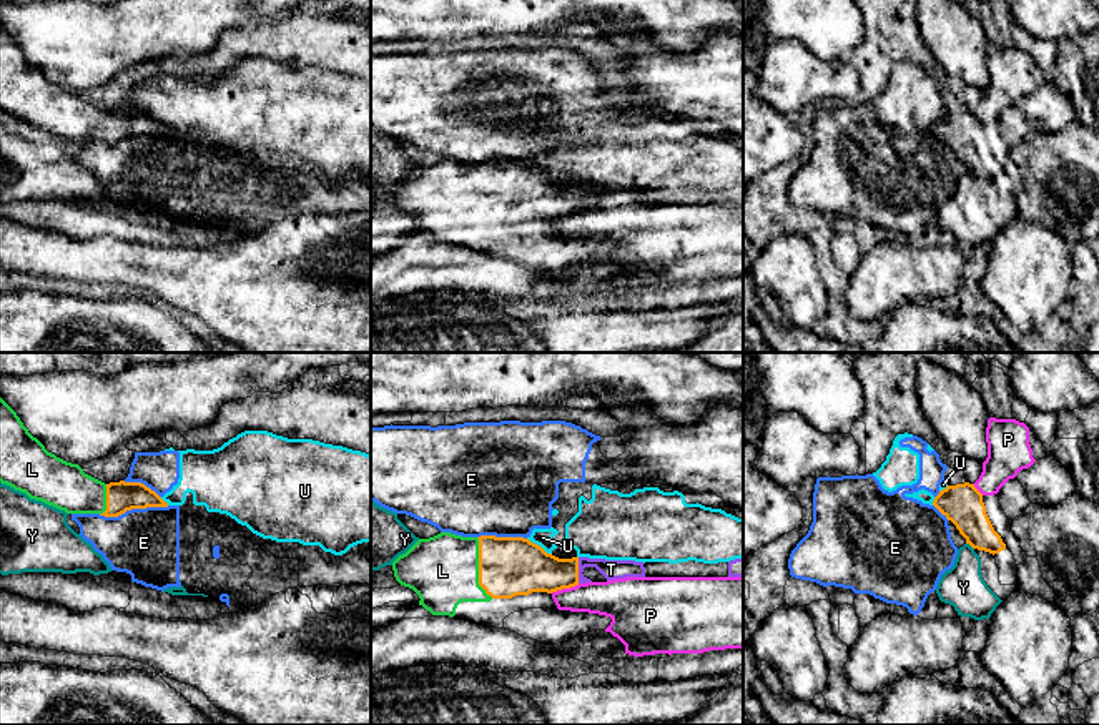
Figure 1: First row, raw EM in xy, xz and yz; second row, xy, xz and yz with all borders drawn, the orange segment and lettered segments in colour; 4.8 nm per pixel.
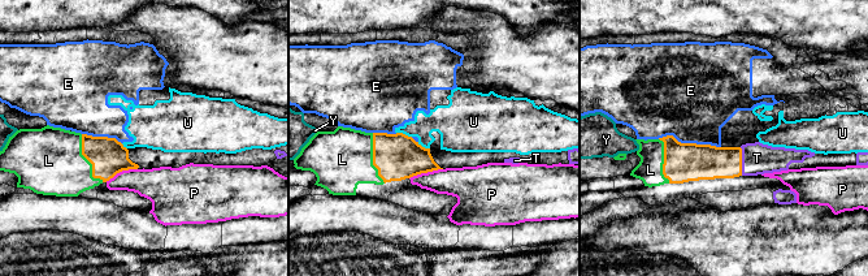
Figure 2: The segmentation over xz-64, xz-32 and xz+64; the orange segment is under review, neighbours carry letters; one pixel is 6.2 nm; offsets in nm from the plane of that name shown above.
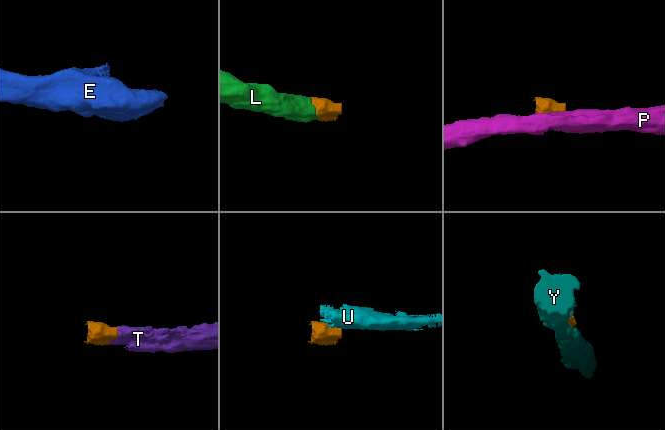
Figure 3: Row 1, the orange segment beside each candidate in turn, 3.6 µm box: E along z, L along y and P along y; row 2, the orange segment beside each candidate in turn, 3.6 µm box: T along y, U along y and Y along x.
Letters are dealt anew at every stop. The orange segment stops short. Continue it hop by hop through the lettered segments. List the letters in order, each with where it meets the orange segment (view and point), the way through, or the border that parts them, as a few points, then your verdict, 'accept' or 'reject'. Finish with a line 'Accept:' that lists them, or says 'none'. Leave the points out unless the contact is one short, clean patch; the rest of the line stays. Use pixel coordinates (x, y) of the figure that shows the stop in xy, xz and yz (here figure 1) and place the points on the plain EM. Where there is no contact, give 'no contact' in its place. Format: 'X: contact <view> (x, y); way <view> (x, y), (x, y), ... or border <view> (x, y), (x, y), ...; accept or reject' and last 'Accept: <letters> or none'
E: contact xy (133, 135); border xy (168, 133), (132, 135), (117, 143), (98, 142); reject
L: contact xz (479, 197); way xz (507, 193), (479, 197), (443, 198); accept
P: contact xz (564, 215); border xz (579, 212), (551, 220); reject
T: contact xz (577, 198); way xz (526, 195), (534, 198), (577, 198), (586, 190), (611, 197); accept
U: contact xz (539, 173); border xz (527, 165), (551, 182); reject
Y: contact yz (970, 172); border yz (966, 170), (973, 177); reject
Accept: L, T

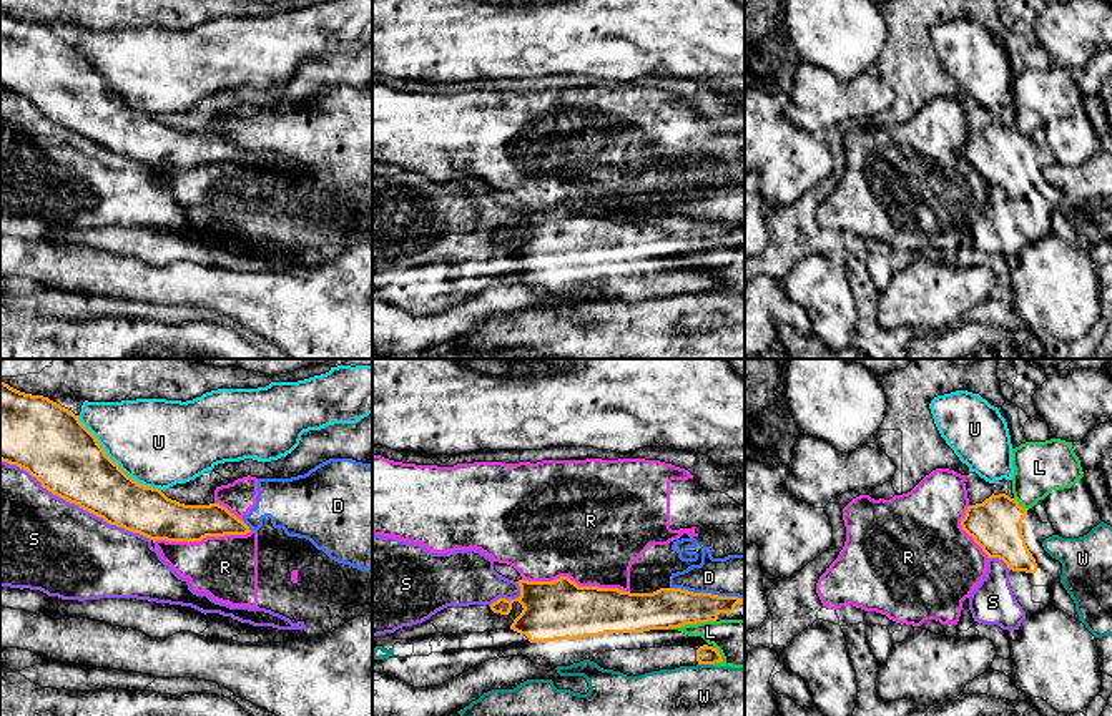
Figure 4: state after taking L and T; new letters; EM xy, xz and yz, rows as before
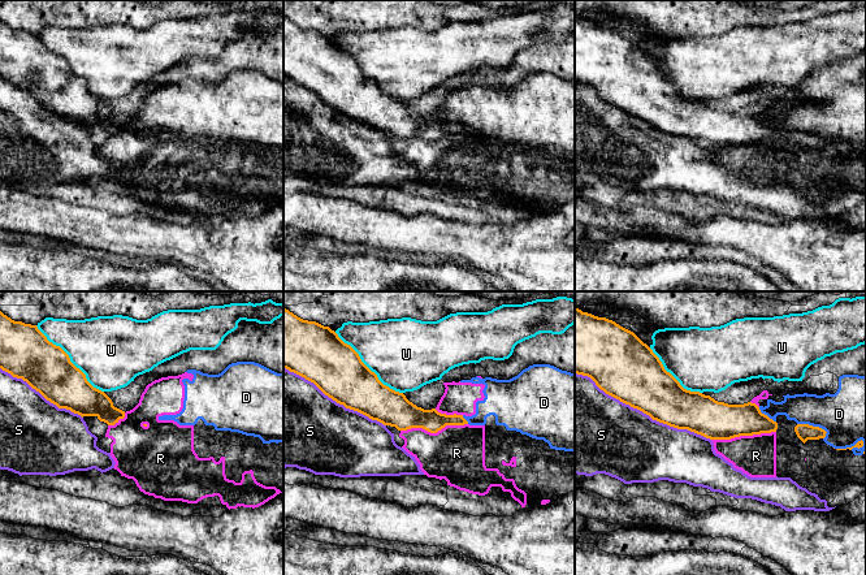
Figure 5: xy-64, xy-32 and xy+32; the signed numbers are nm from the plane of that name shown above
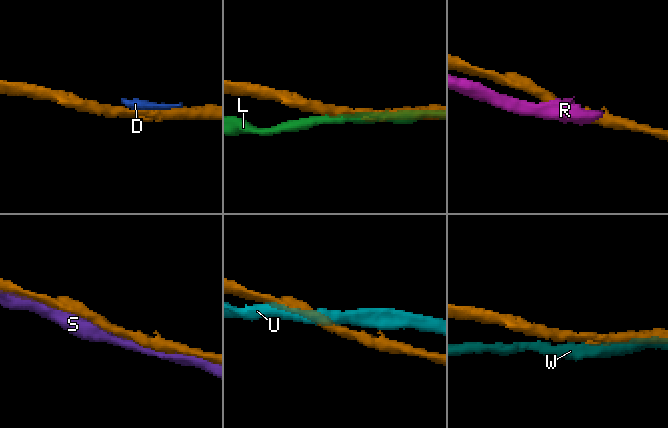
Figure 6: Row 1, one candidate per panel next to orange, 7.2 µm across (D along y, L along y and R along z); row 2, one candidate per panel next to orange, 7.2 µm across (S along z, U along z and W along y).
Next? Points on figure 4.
D: contact xz (707, 221); reject
L: contact xz (692, 251); reject
R: contact xz (574, 210); border xz (522, 206), (569, 205), (579, 213), (617, 215), (629, 220); reject
S: contact xy (75, 132); reject
U: contact xy (113, 90); reject
W: contact xz (705, 291); reject
Accept: none

